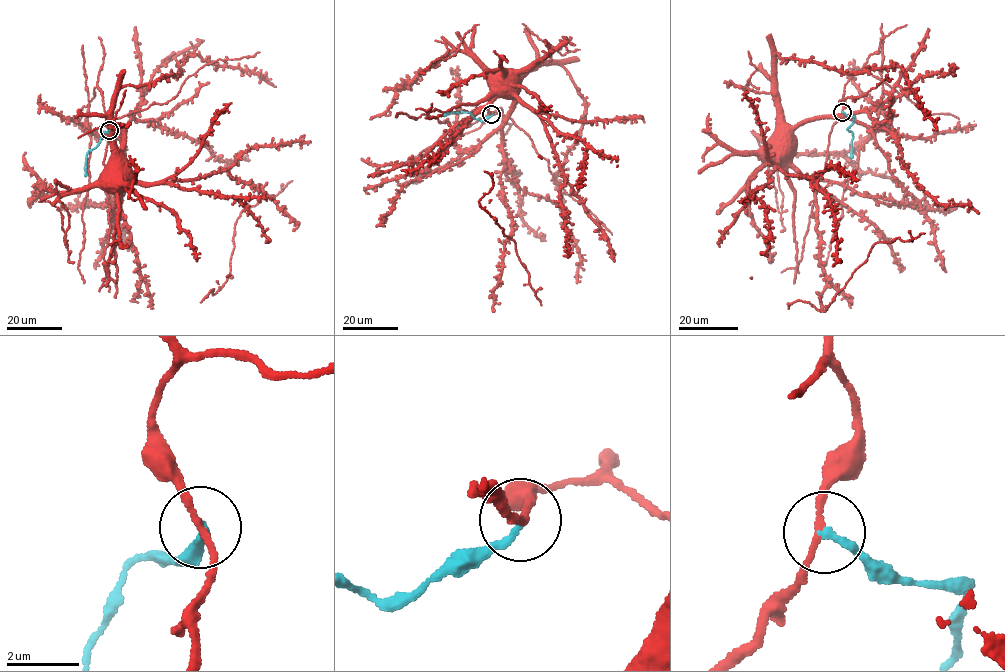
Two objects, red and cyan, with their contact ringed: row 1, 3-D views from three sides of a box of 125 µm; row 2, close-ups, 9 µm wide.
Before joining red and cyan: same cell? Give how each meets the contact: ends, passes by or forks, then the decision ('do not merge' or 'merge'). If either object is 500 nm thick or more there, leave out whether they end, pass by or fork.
red passes by | cyan ends | do not merge

